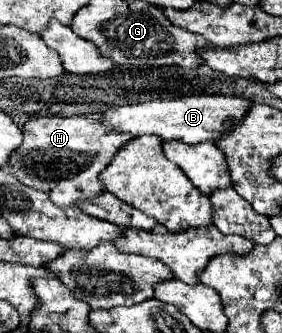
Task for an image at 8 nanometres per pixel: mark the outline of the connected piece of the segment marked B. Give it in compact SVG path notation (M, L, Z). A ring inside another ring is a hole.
M183 95L169 101L147 101L135 105L111 107L103 113L103 125L119 133L129 133L133 137L157 135L163 141L179 139L183 143L203 143L215 141L219 133L233 121L239 121L251 107L249 99L229 97L229 95Z

